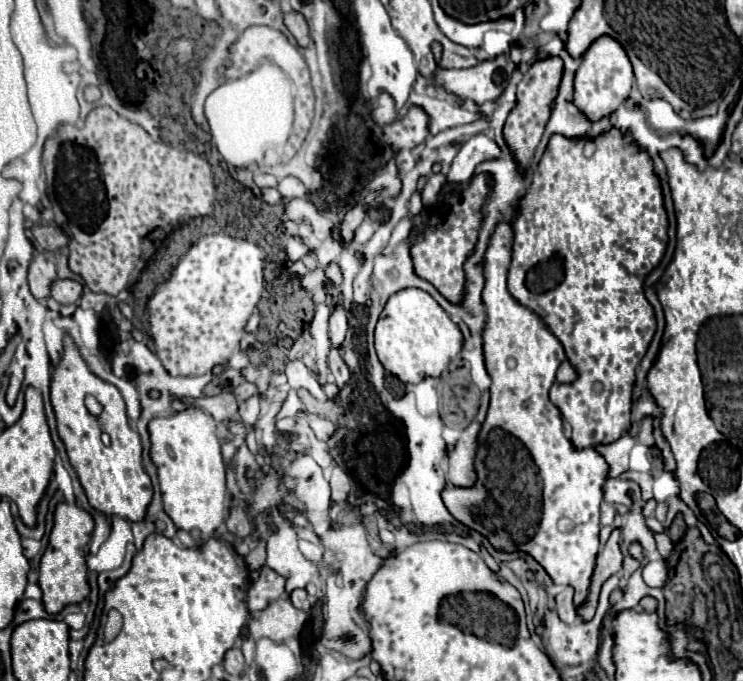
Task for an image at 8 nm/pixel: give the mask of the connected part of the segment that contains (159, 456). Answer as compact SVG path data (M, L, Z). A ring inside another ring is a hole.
M187 408L169 418L153 418L149 422L151 460L157 466L163 506L177 526L177 538L185 548L203 546L227 516L225 464L215 428L215 420L201 408Z

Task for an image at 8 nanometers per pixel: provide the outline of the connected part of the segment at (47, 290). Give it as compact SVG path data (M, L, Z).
M37 254L29 266L29 288L37 300L43 300L51 294L51 284L57 280L55 264L47 254Z

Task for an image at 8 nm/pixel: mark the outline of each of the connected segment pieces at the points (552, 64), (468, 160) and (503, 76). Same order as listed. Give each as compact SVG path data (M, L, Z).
M557 56L547 58L547 60L541 60L541 62L535 62L517 86L517 106L509 114L509 118L505 122L505 128L503 128L503 134L505 134L505 140L507 140L509 148L515 154L515 160L523 168L527 168L527 164L531 162L533 152L535 152L535 148L537 148L537 144L543 136L545 124L549 120L549 110L551 110L551 104L553 104L553 96L557 96L561 72L563 72L561 58L557 58Z
M485 134L471 136L459 150L459 154L451 162L451 170L447 180L453 184L463 184L463 180L469 180L475 172L475 166L485 160L501 158L501 148L497 142Z
M501 54L493 60L479 62L477 66L465 70L439 68L431 82L459 98L469 98L477 104L483 104L487 100L495 100L503 92L515 68L517 66L509 58L509 54Z

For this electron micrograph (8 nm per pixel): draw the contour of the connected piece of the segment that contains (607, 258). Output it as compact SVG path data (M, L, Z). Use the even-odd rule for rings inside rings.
M611 128L605 136L601 136L597 142L597 152L591 158L583 156L583 140L569 140L561 134L551 136L547 150L533 172L533 180L527 186L525 194L519 198L519 212L515 212L515 218L511 220L513 228L513 260L509 266L509 276L507 276L507 288L511 296L523 304L525 308L533 310L545 324L547 328L557 336L557 340L563 344L565 354L569 362L577 368L579 378L573 384L554 383L549 391L549 398L563 414L563 418L571 424L573 428L573 446L575 448L587 448L595 444L609 444L615 442L623 432L631 428L631 394L633 394L633 382L635 382L635 368L639 366L641 358L645 356L653 334L655 334L655 314L651 304L643 296L643 280L645 276L659 264L659 260L665 254L667 248L667 214L663 208L663 194L657 176L653 174L653 162L645 152L637 150L631 146L631 138L623 136L617 128ZM601 382L601 392L593 390L593 384Z

